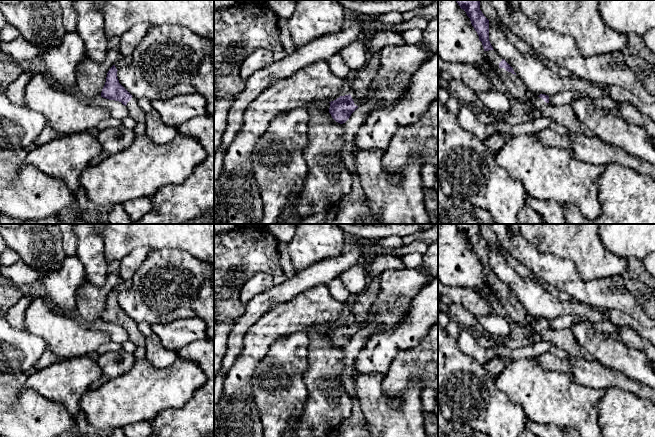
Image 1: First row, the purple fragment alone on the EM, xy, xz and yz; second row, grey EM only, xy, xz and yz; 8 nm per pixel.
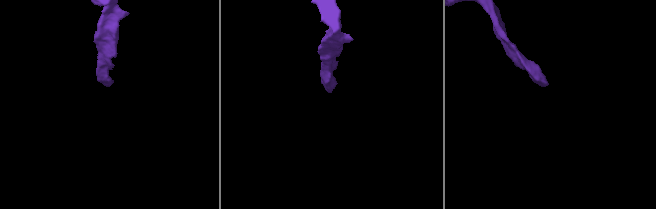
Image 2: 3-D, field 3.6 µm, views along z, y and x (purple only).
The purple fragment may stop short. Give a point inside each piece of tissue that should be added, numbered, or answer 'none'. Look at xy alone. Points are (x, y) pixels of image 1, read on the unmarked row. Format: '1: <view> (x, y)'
1: xy (135, 336)

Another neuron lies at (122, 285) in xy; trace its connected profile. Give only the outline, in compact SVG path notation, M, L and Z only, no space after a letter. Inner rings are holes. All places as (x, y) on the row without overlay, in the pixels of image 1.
M128 280L128 281L120 281L120 282L117 282L115 284L115 291L117 294L119 294L121 291L123 290L128 290L132 285L132 281L131 280Z

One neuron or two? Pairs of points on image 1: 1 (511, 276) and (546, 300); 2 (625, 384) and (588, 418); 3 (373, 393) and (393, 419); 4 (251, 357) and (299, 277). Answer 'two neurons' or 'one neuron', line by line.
1: one neuron
2: two neurons
3: one neuron
4: two neurons

